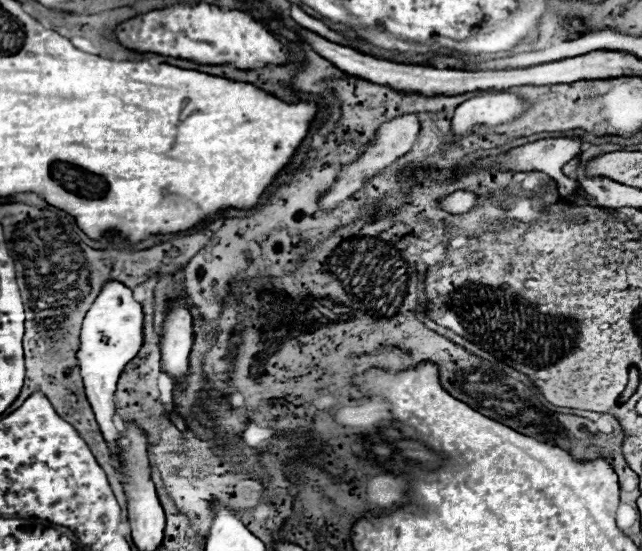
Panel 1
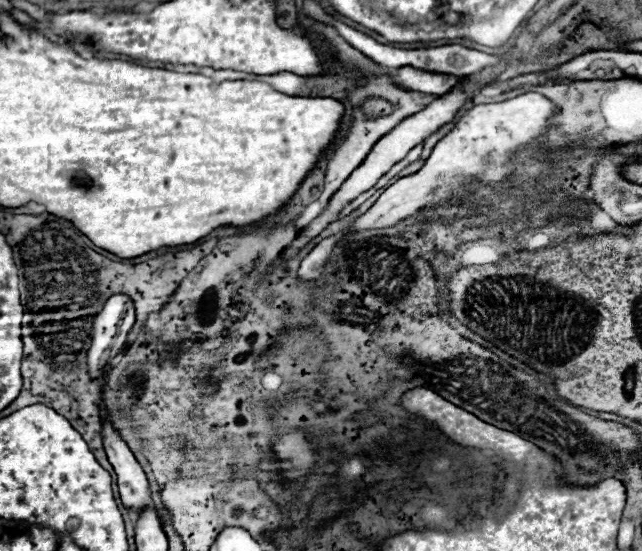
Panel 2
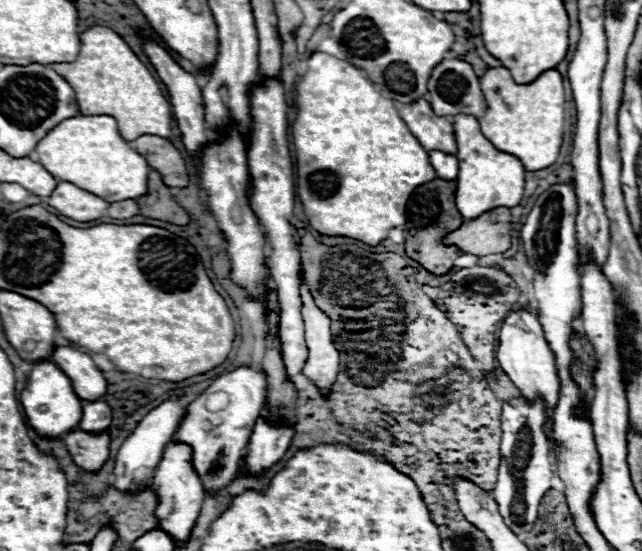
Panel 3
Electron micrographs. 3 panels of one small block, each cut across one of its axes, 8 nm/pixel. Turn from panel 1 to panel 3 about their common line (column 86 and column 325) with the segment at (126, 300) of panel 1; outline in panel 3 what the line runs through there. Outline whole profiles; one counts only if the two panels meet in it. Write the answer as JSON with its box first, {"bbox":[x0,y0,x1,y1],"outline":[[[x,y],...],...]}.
{"bbox":[300,272,340,396],"outline":[[[300,272],[300,286],[302,286],[300,288],[300,296],[302,296],[302,308],[300,308],[300,312],[302,312],[302,320],[304,320],[304,328],[306,328],[306,334],[304,336],[306,336],[306,346],[308,346],[308,358],[304,362],[302,374],[310,382],[314,382],[320,388],[320,392],[326,396],[332,390],[332,384],[334,384],[334,380],[338,376],[338,366],[340,366],[340,352],[338,352],[338,348],[334,344],[332,330],[330,330],[332,318],[316,306],[314,296],[312,296],[310,288],[306,286],[306,280],[304,280],[304,274],[302,272]]]}

